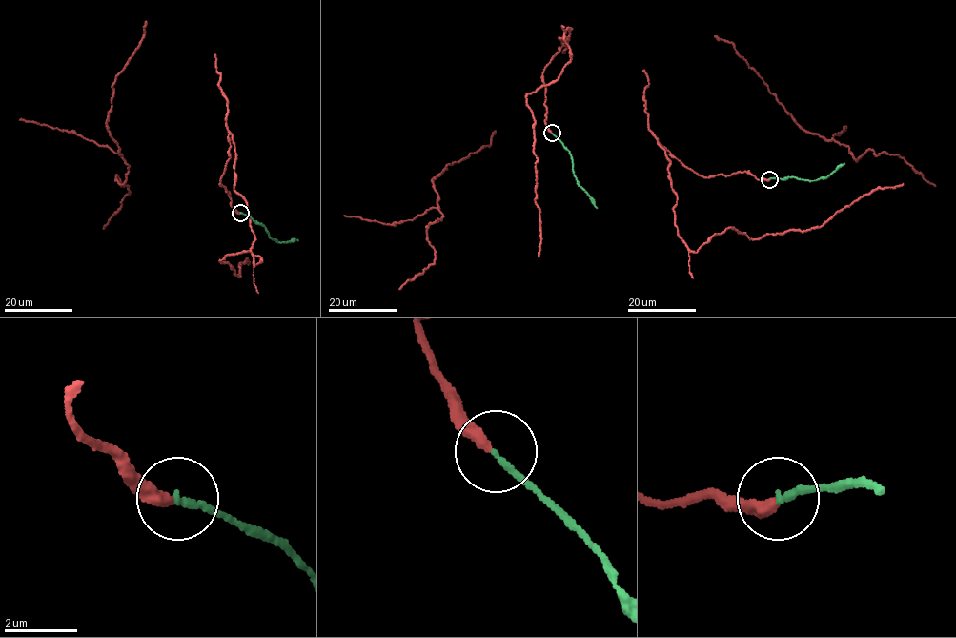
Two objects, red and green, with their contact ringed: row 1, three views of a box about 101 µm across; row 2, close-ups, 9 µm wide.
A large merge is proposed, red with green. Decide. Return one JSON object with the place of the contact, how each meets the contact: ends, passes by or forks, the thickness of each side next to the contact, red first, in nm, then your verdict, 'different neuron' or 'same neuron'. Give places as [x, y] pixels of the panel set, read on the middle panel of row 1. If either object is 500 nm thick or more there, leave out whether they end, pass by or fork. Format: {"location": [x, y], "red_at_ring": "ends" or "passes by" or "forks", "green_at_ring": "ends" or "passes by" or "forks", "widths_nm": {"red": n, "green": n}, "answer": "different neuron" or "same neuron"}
{"location": [552, 133], "red_at_ring": "ends", "green_at_ring": "ends", "widths_nm": {"red": 320, "green": 170}, "answer": "same neuron"}

